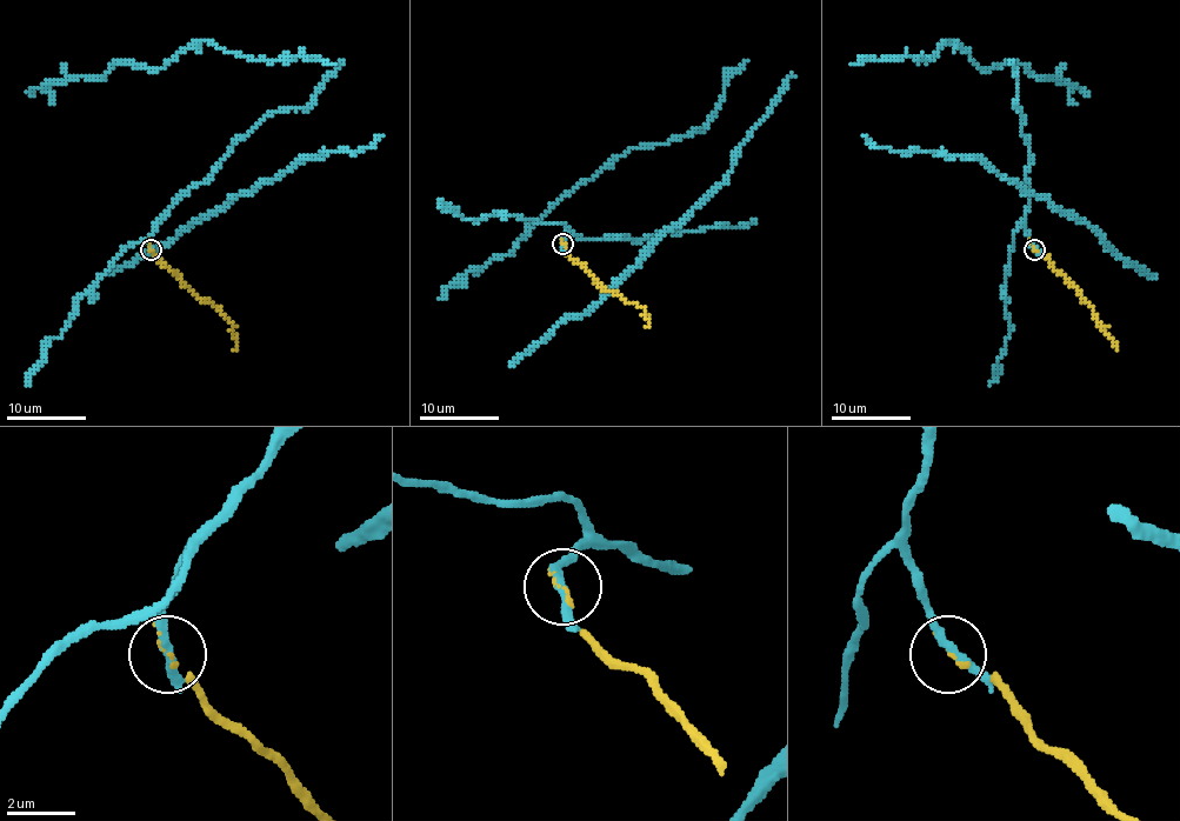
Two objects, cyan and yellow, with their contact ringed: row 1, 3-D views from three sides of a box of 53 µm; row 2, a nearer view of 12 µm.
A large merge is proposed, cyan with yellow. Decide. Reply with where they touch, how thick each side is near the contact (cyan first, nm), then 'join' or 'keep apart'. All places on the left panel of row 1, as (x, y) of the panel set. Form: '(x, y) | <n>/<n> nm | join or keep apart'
(151, 249) | 260/90 nm | join

